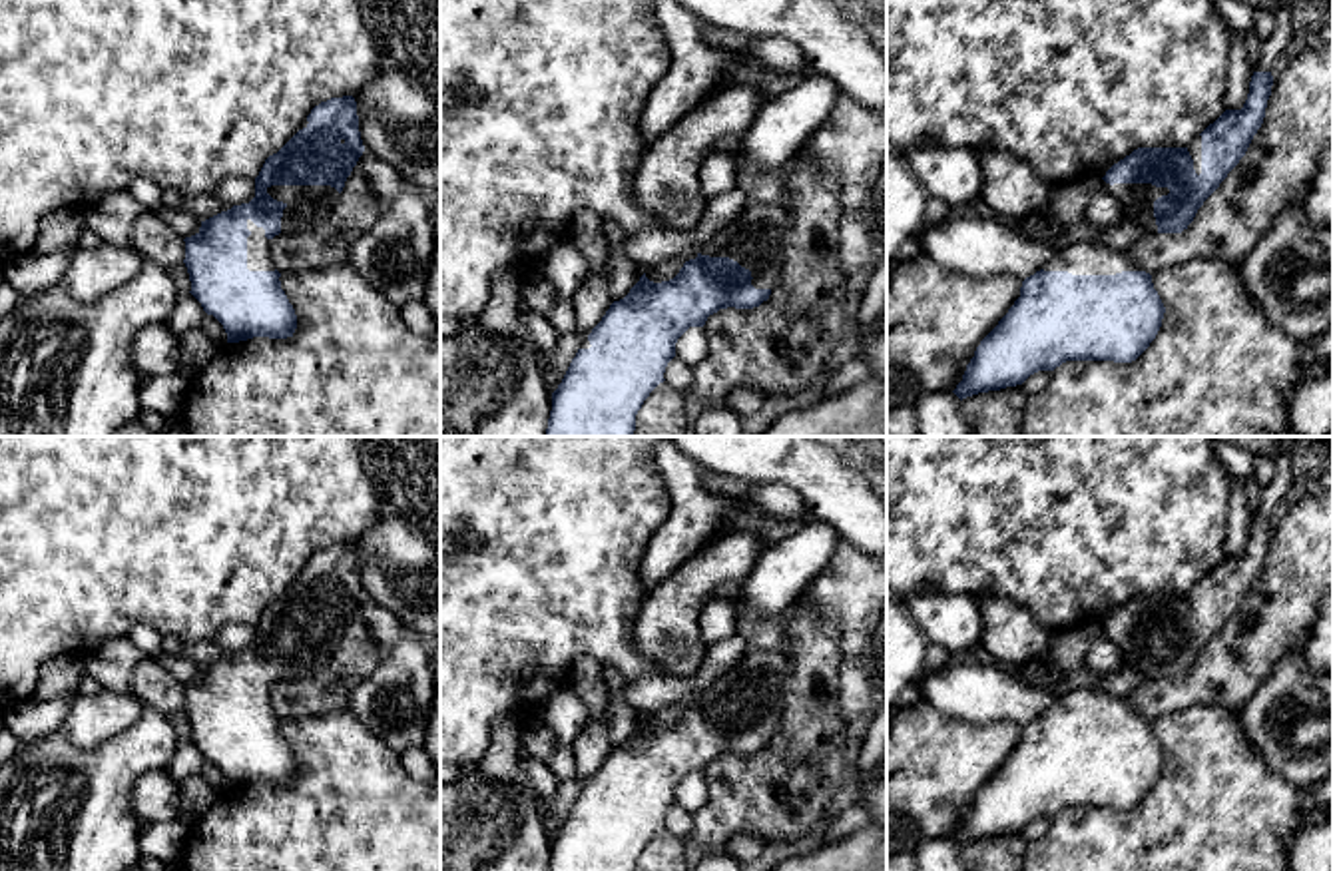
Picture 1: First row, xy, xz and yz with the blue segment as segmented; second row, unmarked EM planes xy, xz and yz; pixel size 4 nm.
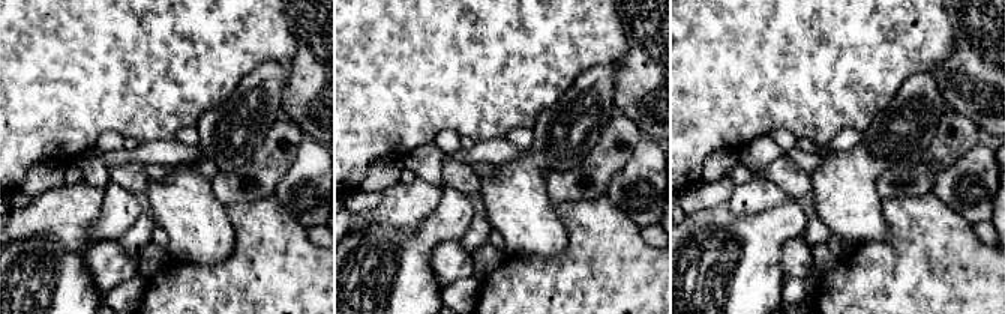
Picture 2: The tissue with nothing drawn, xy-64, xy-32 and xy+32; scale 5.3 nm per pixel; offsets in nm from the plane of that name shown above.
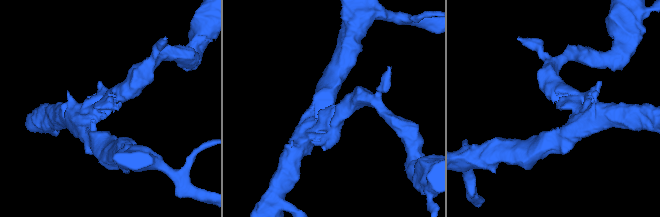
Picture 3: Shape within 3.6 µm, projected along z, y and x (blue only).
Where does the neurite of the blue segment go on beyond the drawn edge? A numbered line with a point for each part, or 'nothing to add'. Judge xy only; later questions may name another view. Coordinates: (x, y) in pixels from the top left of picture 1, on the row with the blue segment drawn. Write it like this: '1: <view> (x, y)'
1: xy (307, 206)

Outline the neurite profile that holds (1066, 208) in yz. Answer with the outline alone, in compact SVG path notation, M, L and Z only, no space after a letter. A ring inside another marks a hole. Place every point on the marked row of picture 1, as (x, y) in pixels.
M1090 175L1080 181L1070 181L1060 185L1044 209L1048 223L1062 231L1068 231L1070 227L1080 225L1084 221L1084 213L1090 197L1102 185L1104 185L1104 179L1098 175Z

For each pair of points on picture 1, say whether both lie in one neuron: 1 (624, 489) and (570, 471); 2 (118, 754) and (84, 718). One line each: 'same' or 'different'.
1: same
2: different

